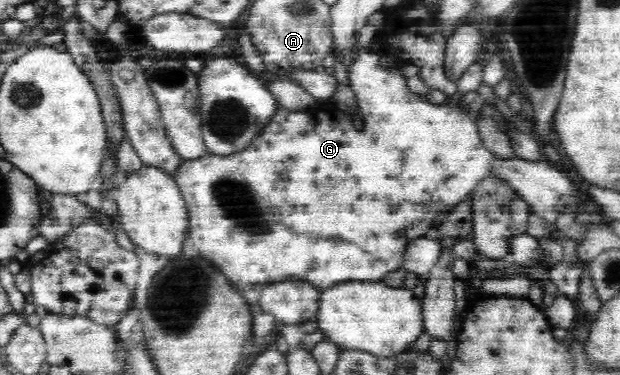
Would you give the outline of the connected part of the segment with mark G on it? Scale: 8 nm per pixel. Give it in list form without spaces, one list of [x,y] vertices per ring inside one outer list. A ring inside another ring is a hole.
[[[360,49],[353,63],[347,66],[347,77],[349,78],[349,88],[357,97],[357,106],[362,114],[367,115],[367,129],[357,131],[355,125],[351,123],[351,115],[341,113],[341,123],[335,119],[335,115],[325,115],[319,109],[315,111],[288,111],[279,106],[275,115],[271,117],[269,125],[263,127],[263,131],[253,138],[248,148],[231,155],[208,154],[205,158],[195,160],[185,160],[179,169],[175,171],[174,180],[177,182],[188,209],[188,219],[190,236],[193,239],[193,249],[196,253],[205,255],[209,261],[213,261],[223,275],[239,289],[255,285],[255,283],[269,283],[269,281],[283,281],[283,279],[303,279],[315,286],[319,291],[333,288],[337,284],[350,281],[382,281],[383,277],[391,271],[402,267],[406,247],[414,239],[424,236],[429,229],[435,225],[435,220],[443,218],[451,213],[452,209],[461,204],[462,201],[472,193],[475,185],[483,181],[485,177],[491,177],[491,173],[497,173],[503,181],[506,181],[515,193],[521,194],[523,201],[530,205],[532,214],[542,217],[552,228],[558,220],[557,217],[566,211],[571,204],[579,204],[579,208],[585,209],[587,197],[583,195],[583,203],[571,203],[577,201],[577,185],[563,173],[553,167],[549,167],[548,161],[527,161],[520,158],[502,159],[494,155],[481,141],[479,136],[478,122],[485,112],[473,115],[462,107],[459,107],[456,99],[452,99],[450,104],[433,105],[425,97],[411,93],[407,86],[407,78],[401,71],[395,68],[382,68],[377,65],[379,56],[367,49]]]

